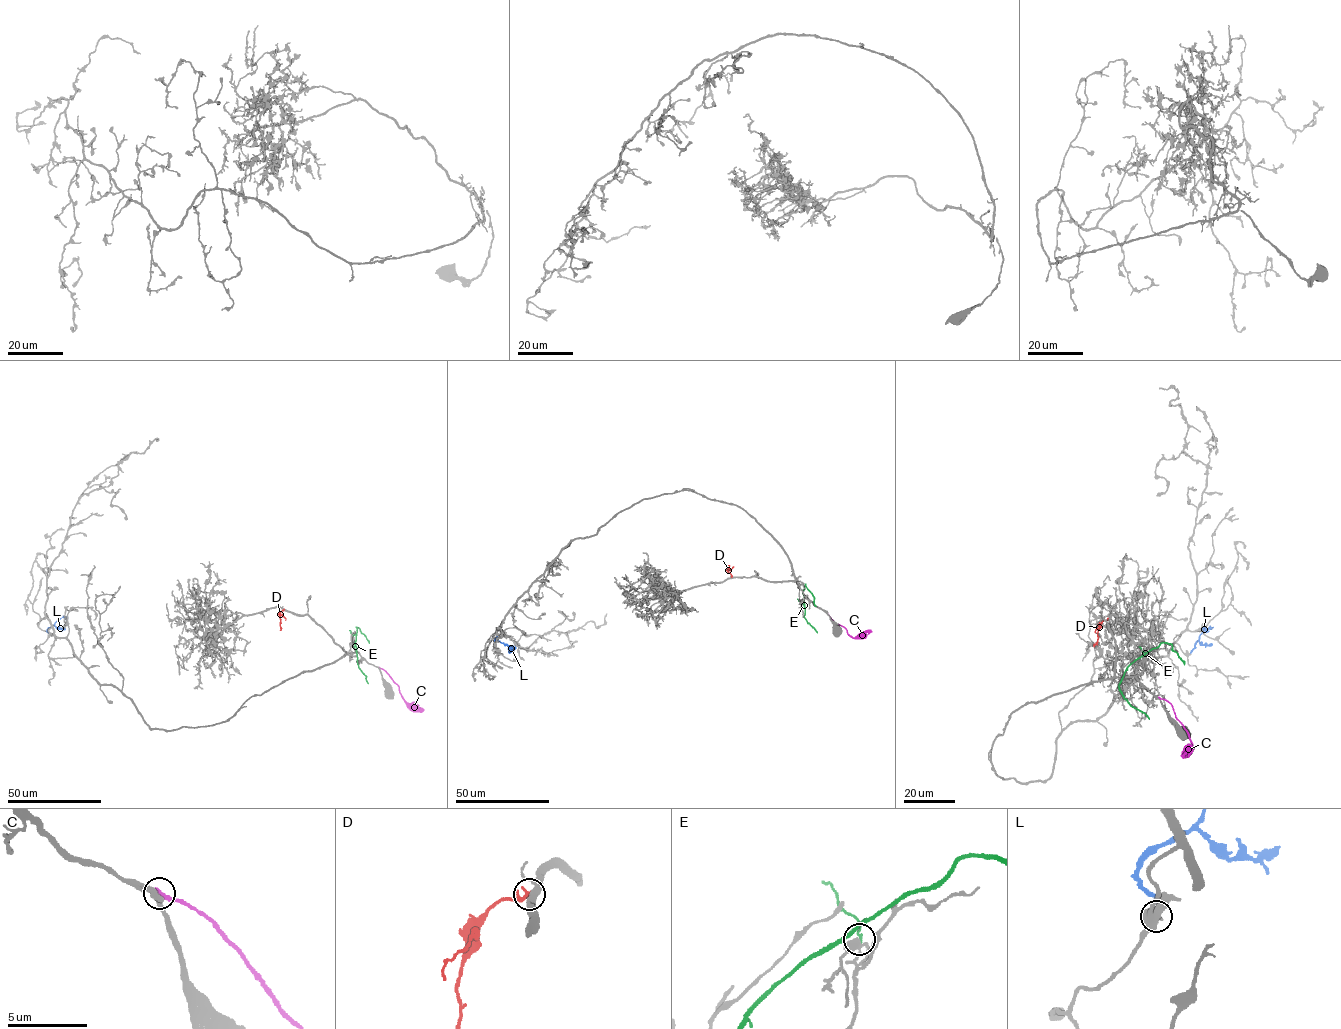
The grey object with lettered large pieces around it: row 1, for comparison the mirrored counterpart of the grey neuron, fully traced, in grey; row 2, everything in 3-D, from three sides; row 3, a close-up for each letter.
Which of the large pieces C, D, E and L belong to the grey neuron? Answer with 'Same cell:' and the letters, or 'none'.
Same cell: none

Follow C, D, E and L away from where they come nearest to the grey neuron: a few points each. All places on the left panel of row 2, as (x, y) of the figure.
C: (379, 668), (399, 686), (405, 701), (420, 711), (420, 707)
D: (284, 610), (279, 612), (280, 630)
E: (352, 637), (356, 635), (358, 668), (368, 683)
L: (49, 635), (47, 629), (63, 617), (61, 616)

